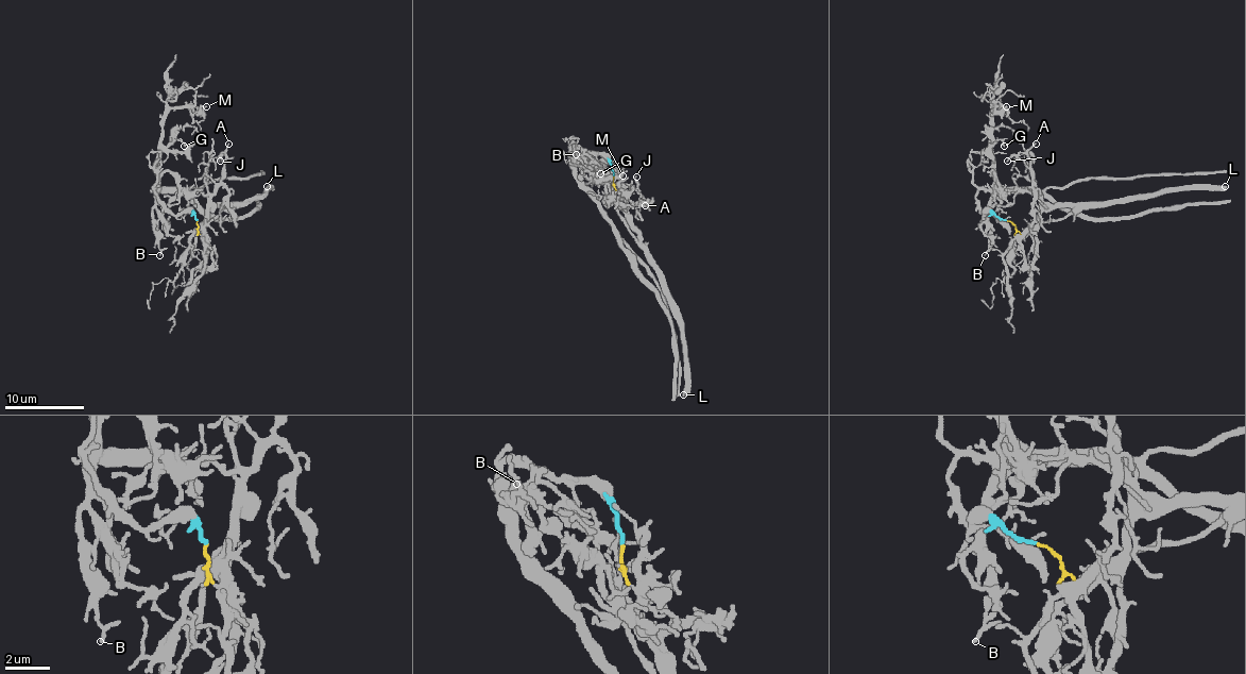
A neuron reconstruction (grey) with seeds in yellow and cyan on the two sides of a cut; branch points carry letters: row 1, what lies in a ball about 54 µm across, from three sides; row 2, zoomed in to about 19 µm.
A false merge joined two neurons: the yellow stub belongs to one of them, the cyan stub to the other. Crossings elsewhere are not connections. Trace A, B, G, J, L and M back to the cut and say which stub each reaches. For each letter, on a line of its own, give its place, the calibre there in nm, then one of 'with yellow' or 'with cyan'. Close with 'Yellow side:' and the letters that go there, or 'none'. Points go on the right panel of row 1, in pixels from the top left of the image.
A: place (1036, 144); calibre 110 nm; with yellow
B: place (985, 255); calibre 120 nm; with cyan
G: place (1004, 146); calibre 110 nm; with cyan
J: place (1007, 161); calibre 130 nm; with yellow
L: place (1225, 186); calibre 320 nm; with yellow
M: place (1006, 106); calibre 160 nm; with cyan
Yellow side: A, J, L

